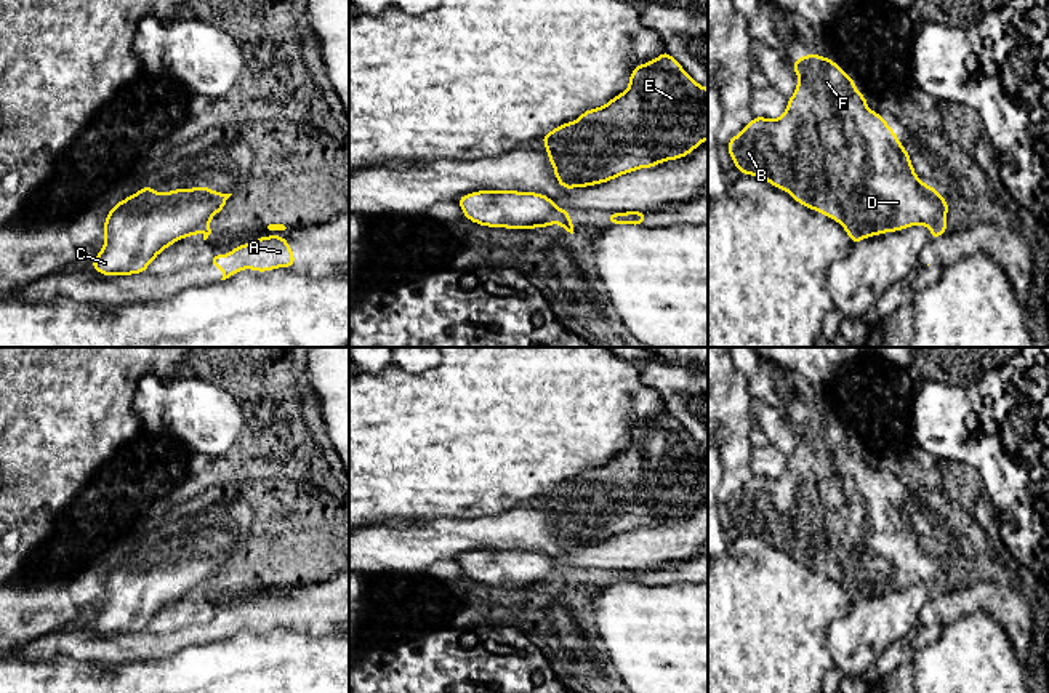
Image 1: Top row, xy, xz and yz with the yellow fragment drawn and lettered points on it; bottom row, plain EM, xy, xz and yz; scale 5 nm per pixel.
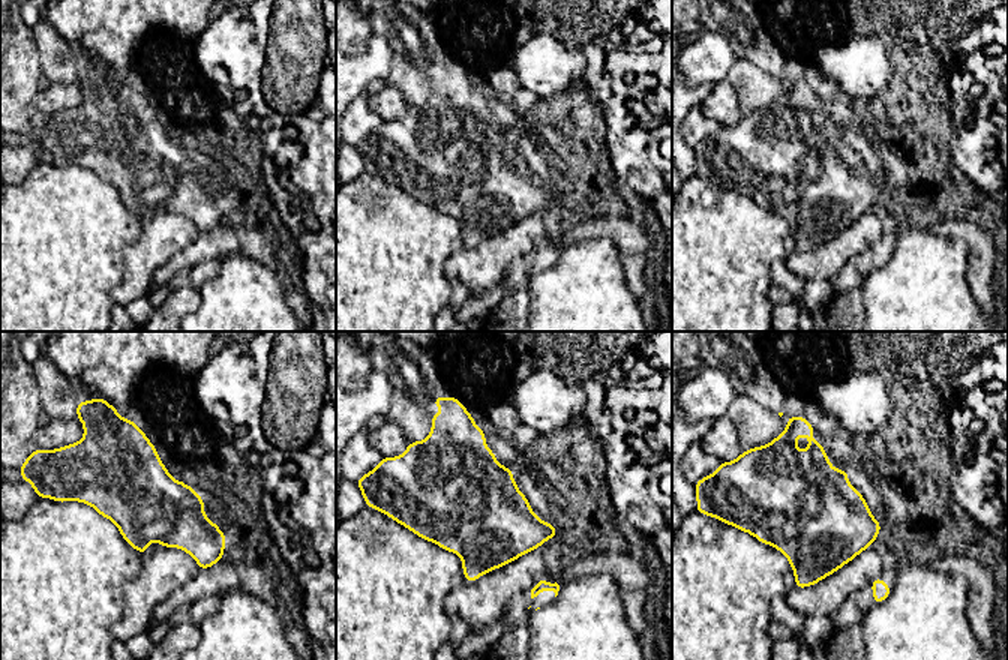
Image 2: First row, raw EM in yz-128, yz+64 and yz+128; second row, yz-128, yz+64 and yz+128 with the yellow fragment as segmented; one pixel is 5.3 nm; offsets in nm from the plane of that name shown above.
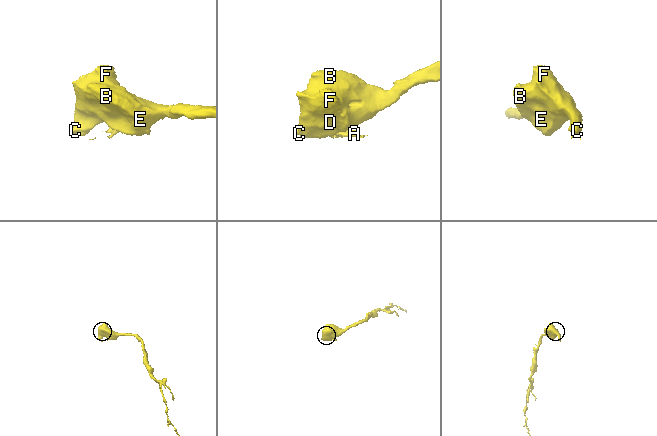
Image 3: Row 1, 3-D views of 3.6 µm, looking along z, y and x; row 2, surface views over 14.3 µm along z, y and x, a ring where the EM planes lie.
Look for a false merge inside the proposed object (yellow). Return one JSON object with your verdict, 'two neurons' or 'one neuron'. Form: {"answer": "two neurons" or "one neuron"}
{"answer": "two neurons"}

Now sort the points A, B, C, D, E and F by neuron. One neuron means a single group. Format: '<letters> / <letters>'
A / B C D E F

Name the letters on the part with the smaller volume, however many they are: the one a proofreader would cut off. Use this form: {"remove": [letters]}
{"remove": ["A"]}

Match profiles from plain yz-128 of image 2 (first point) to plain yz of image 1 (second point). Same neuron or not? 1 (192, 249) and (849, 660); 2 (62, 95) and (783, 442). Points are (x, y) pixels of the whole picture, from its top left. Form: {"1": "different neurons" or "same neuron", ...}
{"1": "different neurons", "2": "different neurons"}

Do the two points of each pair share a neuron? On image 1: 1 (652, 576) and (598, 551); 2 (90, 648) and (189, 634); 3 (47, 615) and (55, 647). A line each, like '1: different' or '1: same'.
1: different
2: same
3: different

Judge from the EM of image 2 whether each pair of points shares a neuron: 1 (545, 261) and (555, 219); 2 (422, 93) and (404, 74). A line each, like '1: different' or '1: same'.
1: same
2: same

